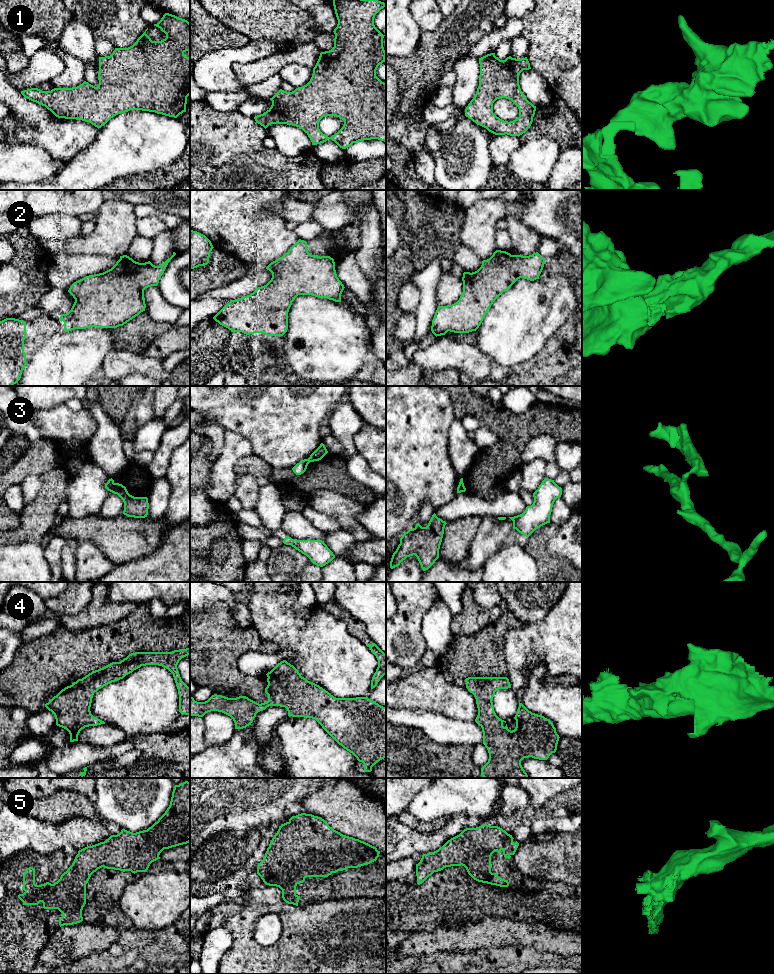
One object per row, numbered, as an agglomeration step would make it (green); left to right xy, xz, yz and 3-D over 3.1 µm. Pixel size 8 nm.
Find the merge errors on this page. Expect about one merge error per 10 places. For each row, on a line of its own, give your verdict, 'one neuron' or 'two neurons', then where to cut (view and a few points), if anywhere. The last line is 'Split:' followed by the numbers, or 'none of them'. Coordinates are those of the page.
1: one neuron; cut none
2: one neuron; cut none
3: two neurons; cut xy (114, 483), (111, 491)
4: one neuron; cut none
5: one neuron; cut none
Split: 3

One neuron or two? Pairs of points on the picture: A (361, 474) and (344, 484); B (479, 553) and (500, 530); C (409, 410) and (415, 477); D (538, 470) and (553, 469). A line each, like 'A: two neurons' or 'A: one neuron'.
A: two neurons
B: one neuron
C: one neuron
D: two neurons

